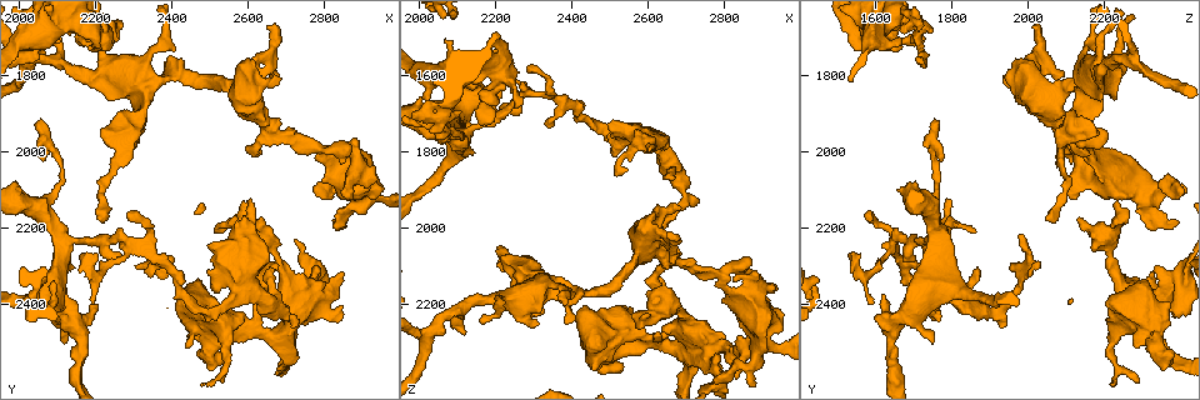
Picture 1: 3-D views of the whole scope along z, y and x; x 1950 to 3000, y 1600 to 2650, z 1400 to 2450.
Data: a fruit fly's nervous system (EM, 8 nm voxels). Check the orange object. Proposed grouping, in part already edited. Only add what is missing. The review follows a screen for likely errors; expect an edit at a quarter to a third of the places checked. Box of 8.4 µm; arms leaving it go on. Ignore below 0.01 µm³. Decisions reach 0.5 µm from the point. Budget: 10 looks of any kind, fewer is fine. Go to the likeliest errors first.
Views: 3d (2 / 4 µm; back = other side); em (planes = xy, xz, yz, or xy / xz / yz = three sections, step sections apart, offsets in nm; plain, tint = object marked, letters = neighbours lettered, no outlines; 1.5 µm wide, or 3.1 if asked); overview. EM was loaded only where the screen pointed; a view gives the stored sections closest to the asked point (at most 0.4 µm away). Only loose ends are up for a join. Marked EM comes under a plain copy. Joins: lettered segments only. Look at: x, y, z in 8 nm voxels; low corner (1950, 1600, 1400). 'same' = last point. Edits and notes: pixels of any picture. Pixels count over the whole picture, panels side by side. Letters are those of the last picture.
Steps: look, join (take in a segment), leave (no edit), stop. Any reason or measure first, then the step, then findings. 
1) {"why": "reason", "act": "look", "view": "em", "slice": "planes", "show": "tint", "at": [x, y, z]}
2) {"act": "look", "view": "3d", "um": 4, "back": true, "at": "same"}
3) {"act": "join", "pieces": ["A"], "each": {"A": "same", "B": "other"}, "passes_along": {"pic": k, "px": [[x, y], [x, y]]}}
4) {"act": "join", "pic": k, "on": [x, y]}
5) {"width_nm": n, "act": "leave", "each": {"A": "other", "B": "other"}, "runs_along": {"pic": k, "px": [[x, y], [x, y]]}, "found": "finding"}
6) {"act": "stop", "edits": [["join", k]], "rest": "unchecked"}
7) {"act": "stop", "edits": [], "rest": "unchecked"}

{"why": "free end", "act": "look", "view": "em", "slice": "planes", "show": "letters", "at": [2120, 2495, 1750]}

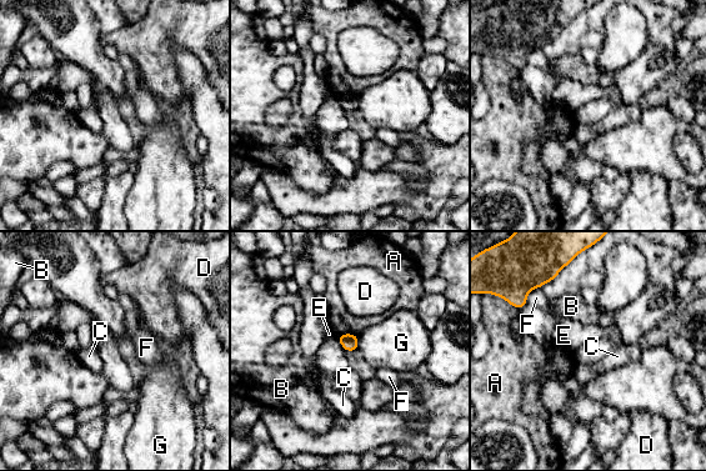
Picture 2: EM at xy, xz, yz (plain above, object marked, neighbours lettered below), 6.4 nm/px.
{"act": "leave", "each": {"A": "other", "B": "other", "C": "other", "D": "other", "E": "other", "F": "other", "G": "other"}, "border": {"pic": 2, "px": [[357, 336], [359, 349]]}, "found": "no lettered segment goes on from it"}

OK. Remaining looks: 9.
{"why": "free end", "act": "look", "view": "3d", "um": 2, "at": [2445, 2515, 2290]}

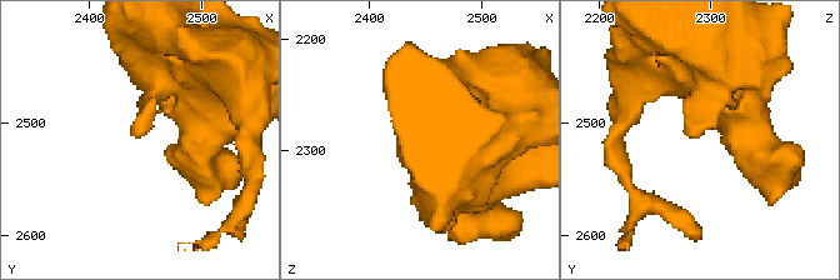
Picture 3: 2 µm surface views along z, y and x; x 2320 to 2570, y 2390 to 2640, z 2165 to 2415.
{"act": "look", "view": "em", "slice": "planes", "show": "letters", "at": [2444, 2514, 2286]}

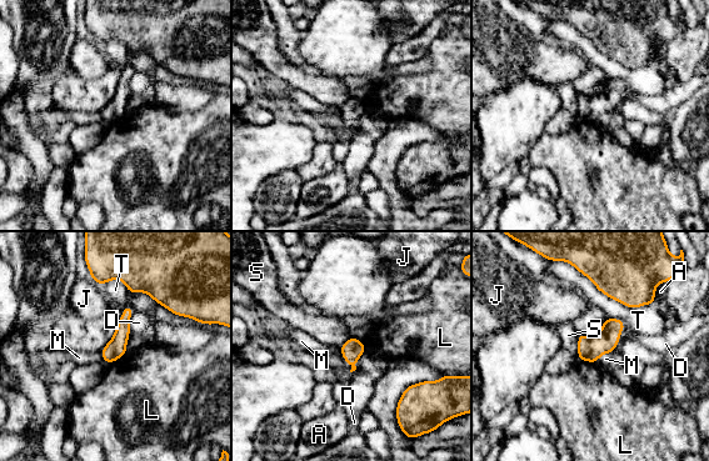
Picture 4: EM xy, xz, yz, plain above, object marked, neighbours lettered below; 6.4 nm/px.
{"act": "leave", "each": {"A": "other", "D": "other", "J": "other", "L": "other", "M": "other", "S": "other", "T": "other"}, "found": "no lettered segment goes on from it"}

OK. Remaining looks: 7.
{"why": "an open end", "act": "look", "view": "3d", "um": 4, "at": [2605, 2130, 1800]}

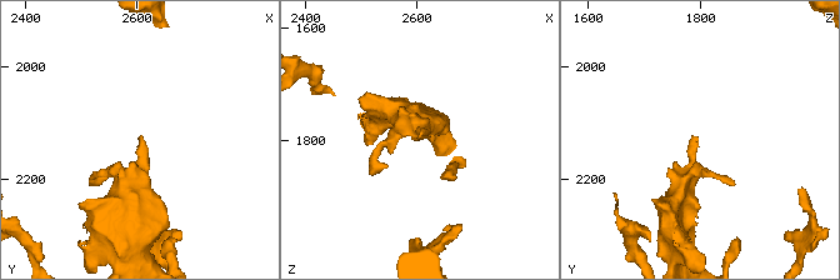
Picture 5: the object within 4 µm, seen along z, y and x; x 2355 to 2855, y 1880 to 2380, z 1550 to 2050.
{"act": "look", "view": "em", "slice": "planes", "show": "letters", "at": [2595, 2125, 1795]}

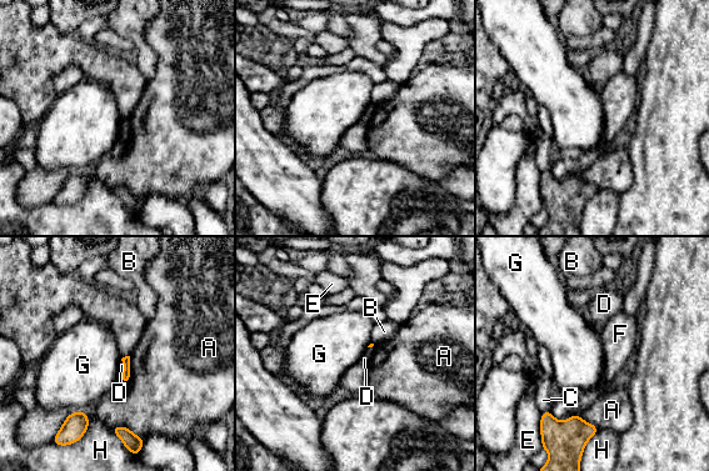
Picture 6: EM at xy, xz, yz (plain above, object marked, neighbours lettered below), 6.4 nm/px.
{"longest_contact_nm": ["A", 240], "act": "leave", "each": {"A": "other", "B": "other", "C": "other", "D": "other", "E": "other", "F": "other", "G": "other", "H": "other"}, "border": {"pic": 6, "px": [[86, 411], [70, 412]]}, "found": "none of them fits"}

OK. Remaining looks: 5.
{"why": "branch stops here", "act": "look", "view": "em", "slice": "xy", "step": 8, "show": "tint", "at": [2865, 2120, 2105]}

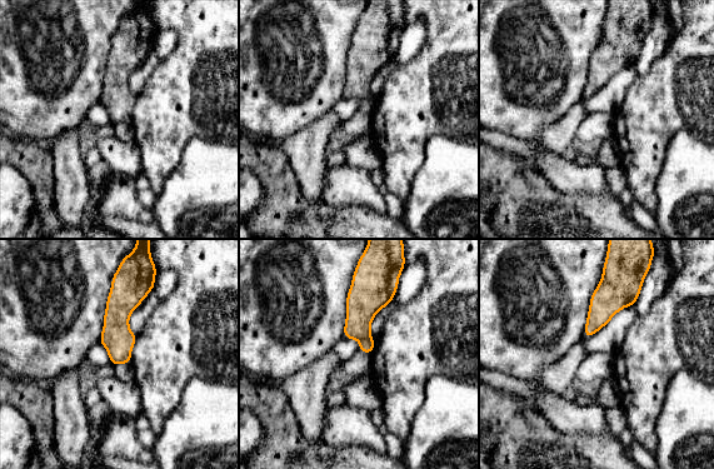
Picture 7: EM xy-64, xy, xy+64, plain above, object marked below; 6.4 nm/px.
{"act": "look", "view": "em", "slice": "planes", "show": "letters", "at": "same"}

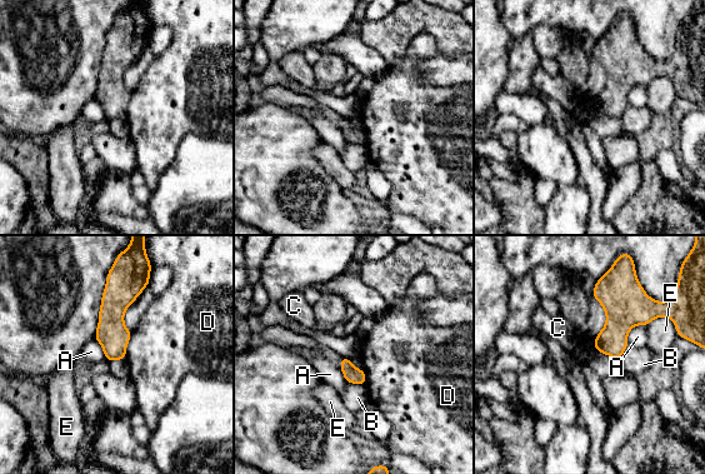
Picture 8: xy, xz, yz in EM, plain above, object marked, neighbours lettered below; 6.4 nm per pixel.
{"act": "leave", "each": {"A": "other", "B": "other", "C": "other", "D": "other", "E": "other"}, "border": {"pic": 8, "px": [[131, 332], [124, 359]]}, "found": "none of them fits"}

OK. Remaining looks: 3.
{"act": "stop", "edits": [], "rest": "unchecked"}

